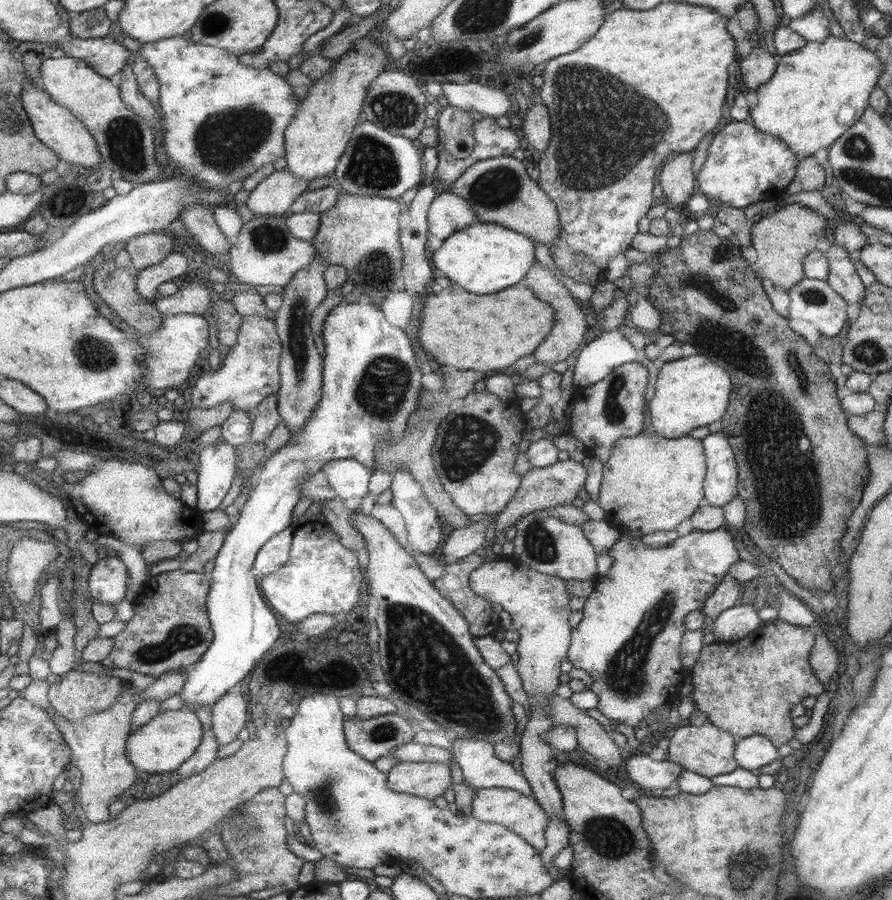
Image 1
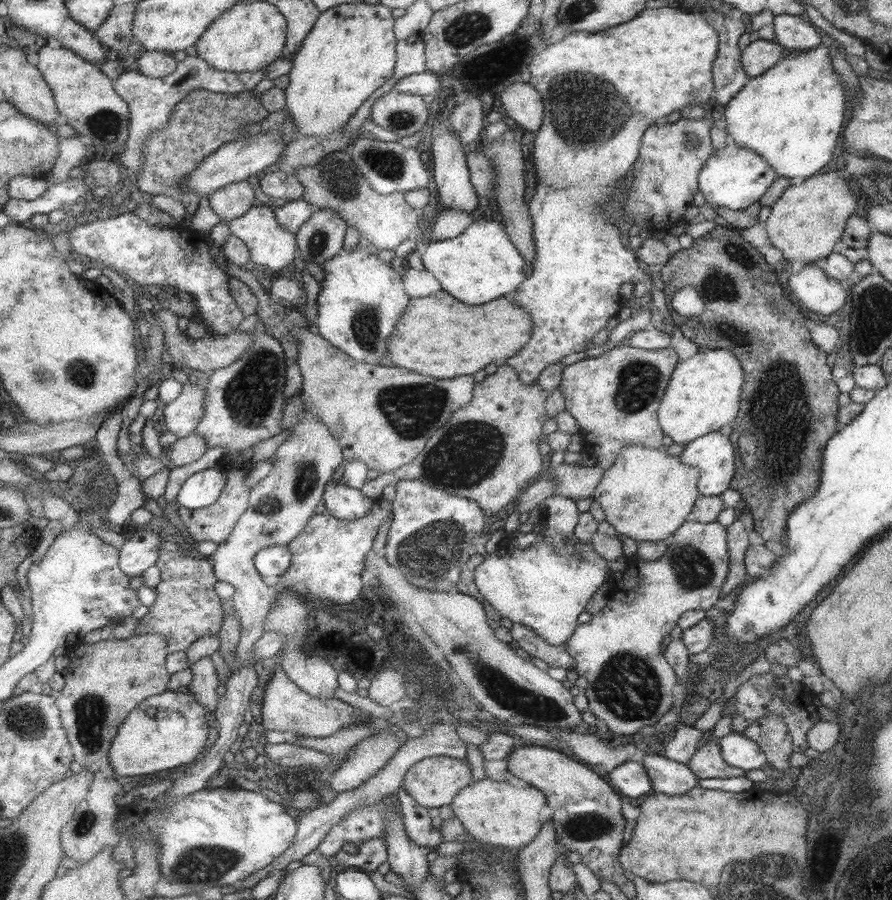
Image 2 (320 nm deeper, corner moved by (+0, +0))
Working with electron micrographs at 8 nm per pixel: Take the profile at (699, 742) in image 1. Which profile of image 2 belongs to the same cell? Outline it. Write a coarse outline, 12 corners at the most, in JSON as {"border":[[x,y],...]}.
{"border":[[717,741],[697,748],[686,766],[698,780],[745,776],[723,761]]}

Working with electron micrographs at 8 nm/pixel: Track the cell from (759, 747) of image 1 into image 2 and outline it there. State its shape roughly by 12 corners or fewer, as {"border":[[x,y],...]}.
{"border":[[730,732],[717,740],[723,761],[747,772],[767,764],[757,744]]}

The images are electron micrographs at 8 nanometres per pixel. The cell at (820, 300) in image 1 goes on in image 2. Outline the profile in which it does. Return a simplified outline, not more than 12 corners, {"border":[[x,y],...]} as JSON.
{"border":[[820,262],[789,278],[801,304],[823,316],[847,300],[841,282]]}

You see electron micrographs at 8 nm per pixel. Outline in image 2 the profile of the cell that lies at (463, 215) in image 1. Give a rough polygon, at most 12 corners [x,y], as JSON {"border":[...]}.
{"border":[[447,124],[432,139],[434,183],[443,210],[479,206],[468,155]]}

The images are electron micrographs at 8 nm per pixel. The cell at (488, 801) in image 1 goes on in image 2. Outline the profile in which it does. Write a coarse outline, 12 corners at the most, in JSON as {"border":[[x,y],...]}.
{"border":[[485,778],[451,805],[481,843],[521,848],[547,817],[546,794]]}

